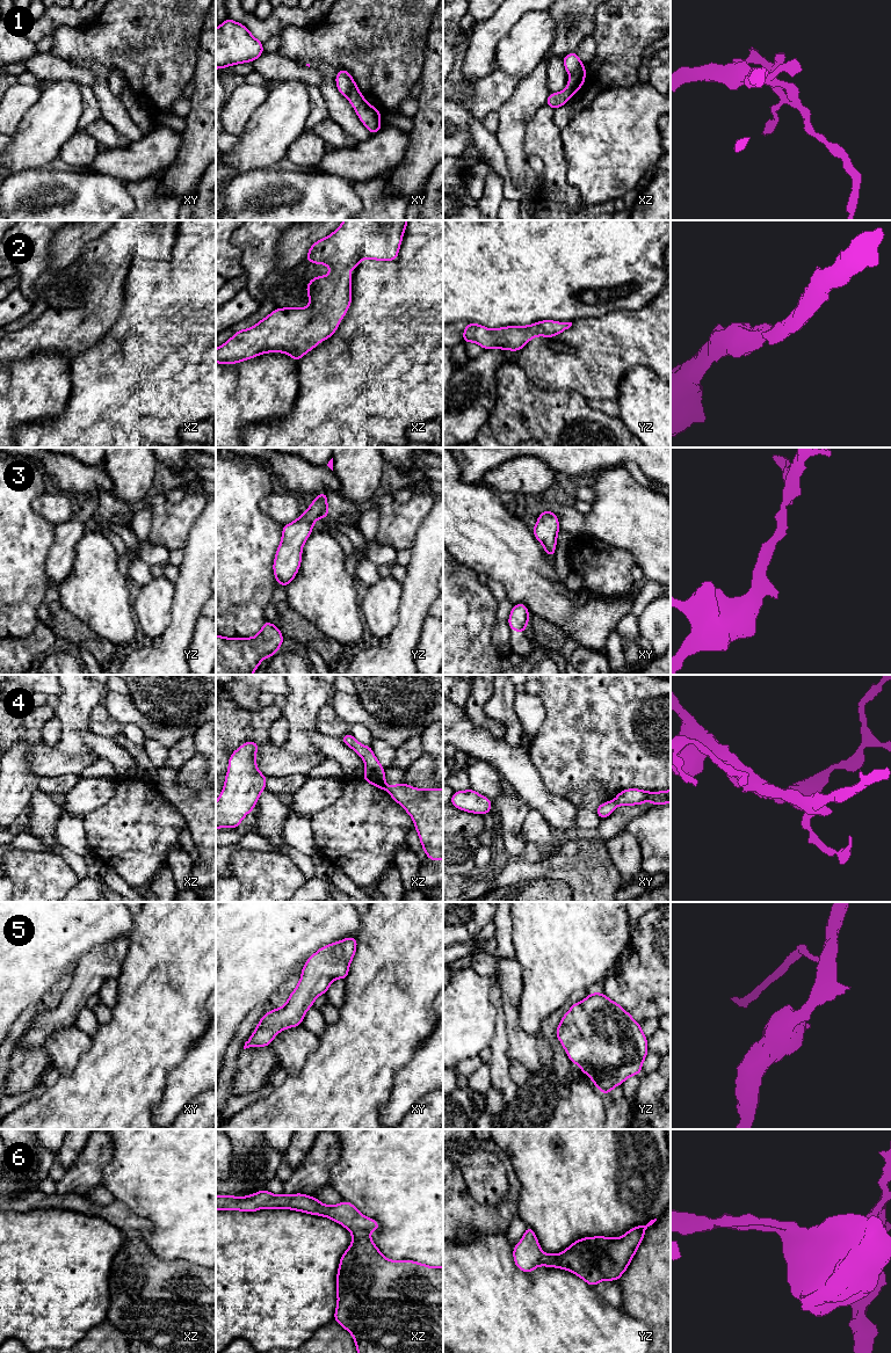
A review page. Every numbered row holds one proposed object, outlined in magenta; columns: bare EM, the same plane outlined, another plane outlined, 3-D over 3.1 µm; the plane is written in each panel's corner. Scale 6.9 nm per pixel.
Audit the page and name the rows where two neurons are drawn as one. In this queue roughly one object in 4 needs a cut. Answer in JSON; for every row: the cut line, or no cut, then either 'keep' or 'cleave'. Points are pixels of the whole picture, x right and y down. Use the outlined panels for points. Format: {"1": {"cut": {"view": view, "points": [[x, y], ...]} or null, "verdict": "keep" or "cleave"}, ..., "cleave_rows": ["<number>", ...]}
{"1": {"cut": {"view": "xz", "points": [[582, 65], [570, 75]]}, "verdict": "cleave"}, "2": {"cut": null, "verdict": "keep"}, "3": {"cut": null, "verdict": "keep"}, "4": {"cut": {"view": "xy", "points": [[614, 800], [616, 805]]}, "verdict": "cleave"}, "5": {"cut": null, "verdict": "keep"}, "6": {"cut": null, "verdict": "keep"}, "cleave_rows": ["1", "4"]}

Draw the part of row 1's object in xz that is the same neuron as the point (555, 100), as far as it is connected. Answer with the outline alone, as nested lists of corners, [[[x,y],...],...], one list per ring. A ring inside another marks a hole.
[[[581,66],[570,75],[570,81],[563,92],[549,94],[546,106],[552,109],[563,107],[571,99],[571,96],[584,86],[585,79],[586,66]]]

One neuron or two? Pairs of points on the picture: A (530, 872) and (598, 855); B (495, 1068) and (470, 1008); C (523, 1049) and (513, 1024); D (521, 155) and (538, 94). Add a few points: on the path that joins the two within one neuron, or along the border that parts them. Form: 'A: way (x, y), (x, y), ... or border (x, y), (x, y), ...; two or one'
A: way (547, 867), (566, 863), (581, 863); one
B: border (495, 1019), (495, 1034), (489, 1046); two
C: way (521, 1044), (514, 1030); one
D: way (515, 140), (515, 117), (523, 109); one

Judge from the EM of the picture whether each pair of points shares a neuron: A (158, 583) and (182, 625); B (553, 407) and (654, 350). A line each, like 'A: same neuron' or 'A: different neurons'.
A: different neurons
B: different neurons

